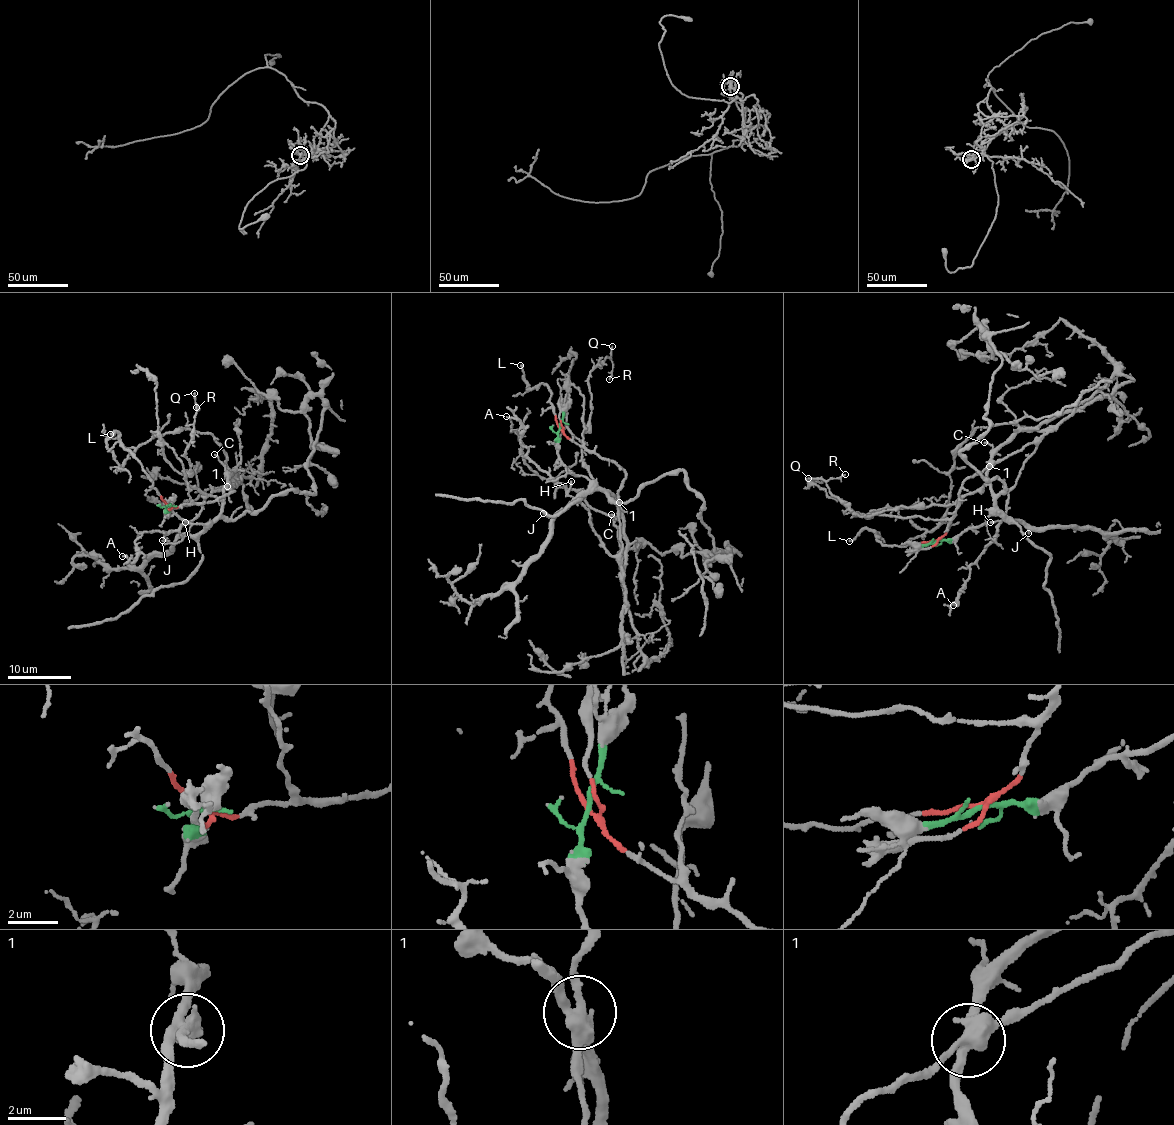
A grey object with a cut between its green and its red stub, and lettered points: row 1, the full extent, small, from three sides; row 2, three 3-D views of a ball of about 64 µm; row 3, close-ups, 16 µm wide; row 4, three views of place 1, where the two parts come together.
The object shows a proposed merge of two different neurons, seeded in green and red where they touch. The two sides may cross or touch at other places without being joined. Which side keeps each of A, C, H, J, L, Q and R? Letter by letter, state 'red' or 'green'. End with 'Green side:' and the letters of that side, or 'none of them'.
A: red
C: green
H: red
J: green
L: red
Q: green
R: green
Green side: C, J, Q, R

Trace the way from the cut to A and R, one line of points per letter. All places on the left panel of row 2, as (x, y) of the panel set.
A: (167, 505), (234, 491), (206, 497), (201, 511), (179, 528), (141, 532), (137, 556), (122, 556)
R: (167, 505), (190, 523), (220, 512), (219, 498), (187, 487), (184, 451), (196, 408)

